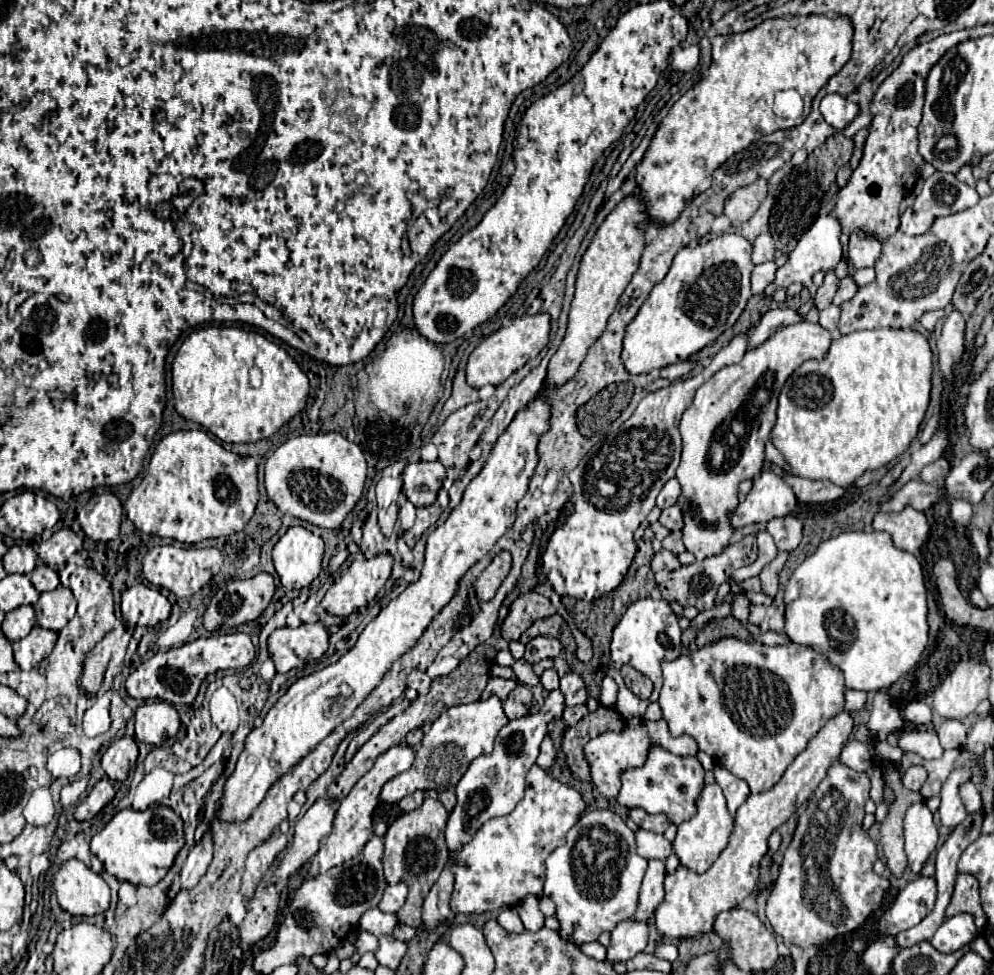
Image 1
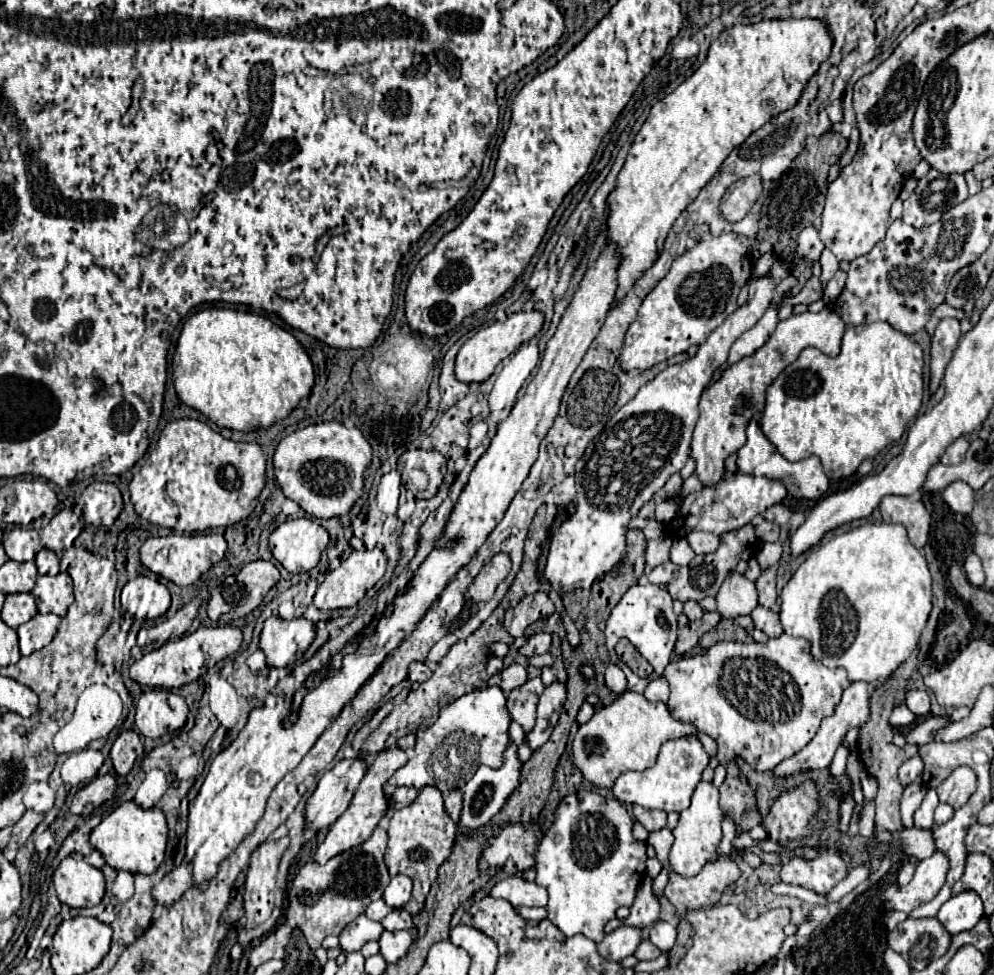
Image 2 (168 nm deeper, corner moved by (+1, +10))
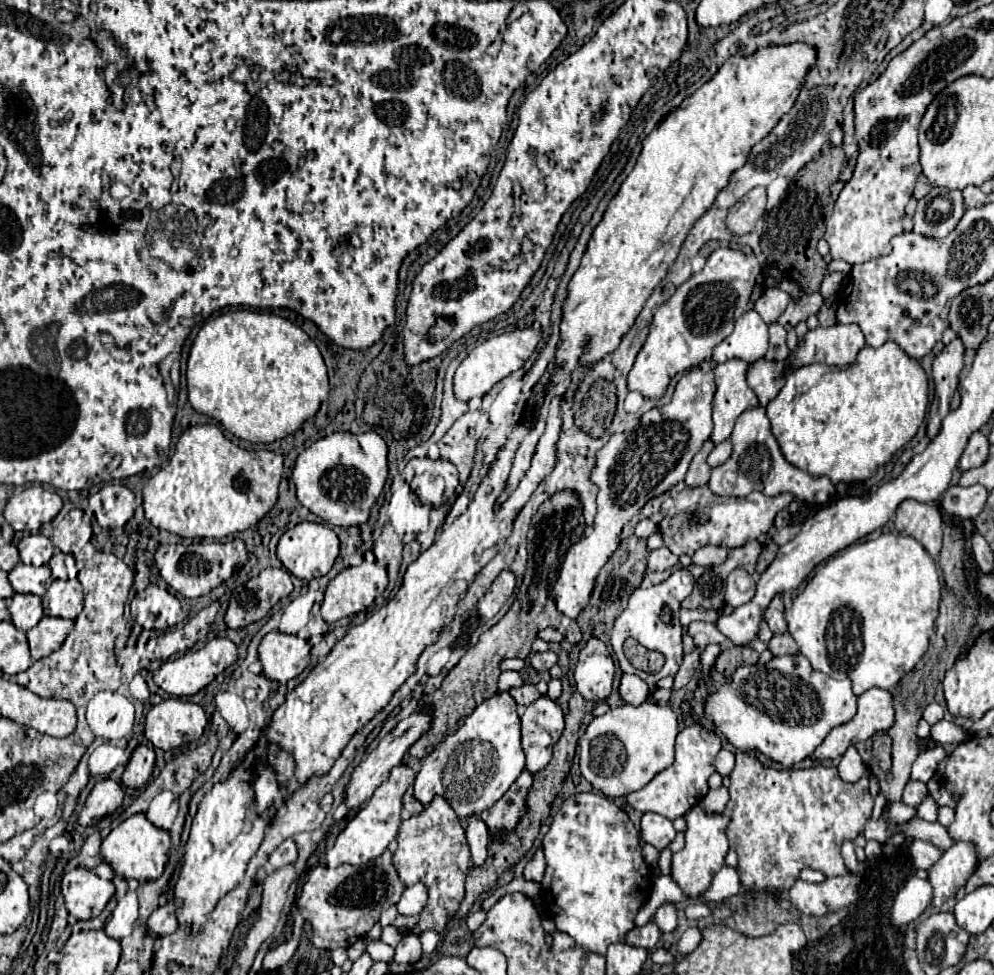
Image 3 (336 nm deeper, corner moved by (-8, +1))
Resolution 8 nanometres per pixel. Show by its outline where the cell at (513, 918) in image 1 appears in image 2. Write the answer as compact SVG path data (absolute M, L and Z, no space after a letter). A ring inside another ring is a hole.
M516 907L516 913L520 913L520 915L522 915L522 917L526 920L534 920L537 922L547 918L547 911L544 907Z

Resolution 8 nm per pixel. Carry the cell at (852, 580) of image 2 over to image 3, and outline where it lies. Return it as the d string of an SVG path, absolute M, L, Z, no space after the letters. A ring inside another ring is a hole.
M881 534L879 538L857 542L825 560L803 594L797 594L787 614L789 634L799 644L801 654L819 672L833 678L849 678L855 696L869 688L893 688L927 652L929 636L937 618L941 580L935 560L913 538L903 534Z

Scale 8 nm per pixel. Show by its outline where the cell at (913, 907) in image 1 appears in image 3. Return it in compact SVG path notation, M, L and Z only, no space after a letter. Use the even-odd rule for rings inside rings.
M955 842L941 860L929 870L929 882L935 898L931 906L941 906L947 898L953 898L969 876L977 868L977 848L973 842Z

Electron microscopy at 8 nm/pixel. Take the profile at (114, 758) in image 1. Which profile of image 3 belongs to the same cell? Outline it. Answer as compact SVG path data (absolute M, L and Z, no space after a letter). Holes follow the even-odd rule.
M145 744L137 746L121 776L122 785L127 788L141 788L153 774L153 766L155 766L153 748L145 746Z

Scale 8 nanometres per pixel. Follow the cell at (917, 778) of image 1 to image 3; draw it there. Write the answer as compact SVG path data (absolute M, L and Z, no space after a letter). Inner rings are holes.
M909 780L907 786L905 786L905 790L903 790L903 800L901 802L907 804L907 806L917 808L923 802L923 798L927 798L927 786L923 782Z

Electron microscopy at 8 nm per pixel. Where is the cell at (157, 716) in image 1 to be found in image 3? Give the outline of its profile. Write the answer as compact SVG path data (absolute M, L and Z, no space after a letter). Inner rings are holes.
M169 698L153 706L145 720L145 738L161 750L173 750L183 742L195 742L207 726L199 704Z

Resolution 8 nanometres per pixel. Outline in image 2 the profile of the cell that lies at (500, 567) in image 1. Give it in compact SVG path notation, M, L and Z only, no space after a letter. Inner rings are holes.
M496 553L484 567L482 571L476 575L476 579L470 585L470 597L474 601L490 601L498 583L502 583L506 579L510 571L510 557L506 553Z

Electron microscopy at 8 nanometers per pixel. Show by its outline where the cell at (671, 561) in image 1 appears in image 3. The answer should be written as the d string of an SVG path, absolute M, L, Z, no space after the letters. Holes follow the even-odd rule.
M665 546L651 550L647 560L649 560L649 570L659 570L659 572L673 568L679 562L679 558L673 552L669 552L669 548L665 548Z

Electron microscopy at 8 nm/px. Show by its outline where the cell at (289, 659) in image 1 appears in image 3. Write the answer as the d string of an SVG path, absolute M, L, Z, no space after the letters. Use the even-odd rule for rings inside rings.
M269 632L259 644L259 662L269 680L287 682L307 668L309 652L311 646L307 640L281 632Z

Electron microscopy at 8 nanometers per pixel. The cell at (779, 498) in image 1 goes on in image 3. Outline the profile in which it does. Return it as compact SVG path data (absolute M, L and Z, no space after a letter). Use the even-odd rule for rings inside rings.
M679 482L669 490L667 500L661 504L663 520L659 522L659 532L663 536L665 546L677 556L679 554L693 556L697 548L707 544L715 544L731 550L767 534L769 528L773 526L777 512L787 508L791 500L793 496L789 492L773 498L761 492L751 492L745 498L721 498L713 494L707 484L691 488L685 482Z

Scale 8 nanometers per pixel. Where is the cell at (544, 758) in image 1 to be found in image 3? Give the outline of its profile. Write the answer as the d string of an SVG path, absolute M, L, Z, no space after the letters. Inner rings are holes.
M541 696L525 708L525 714L521 716L521 746L527 756L525 770L529 774L535 776L547 768L563 726L561 708L547 696Z

